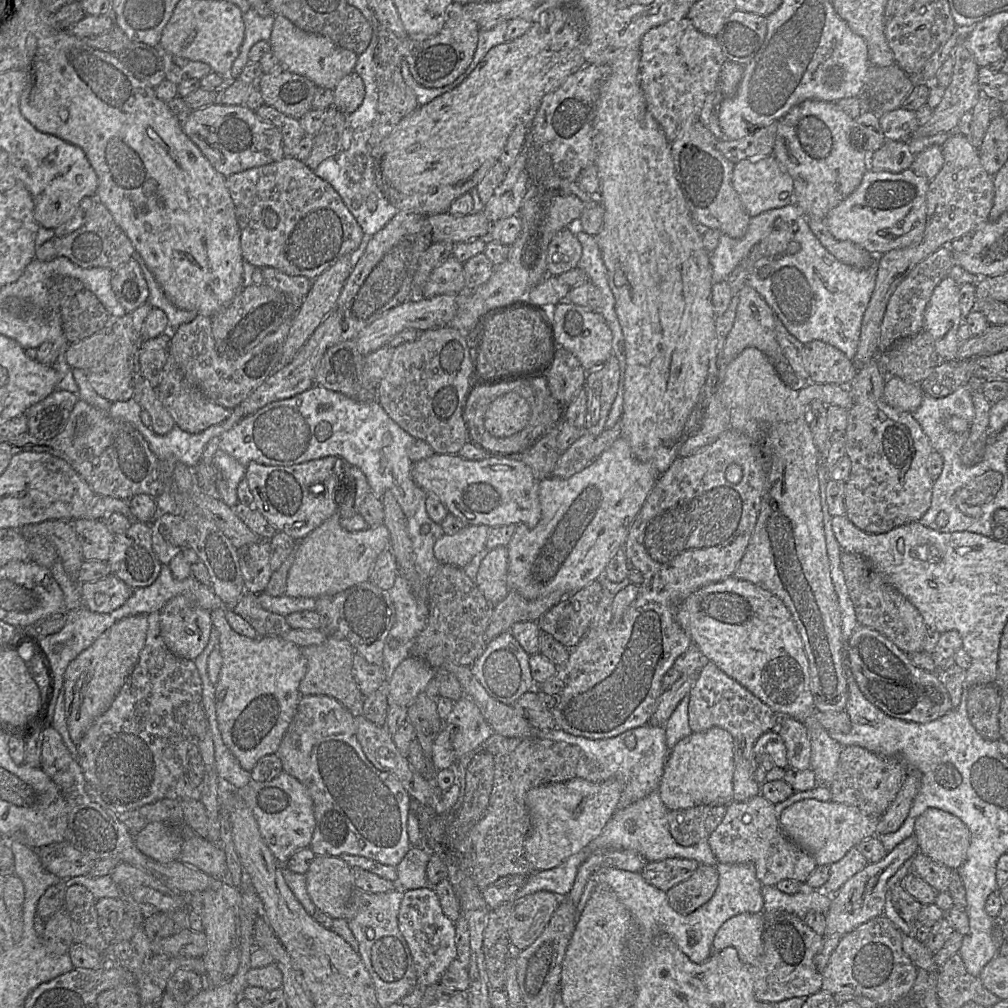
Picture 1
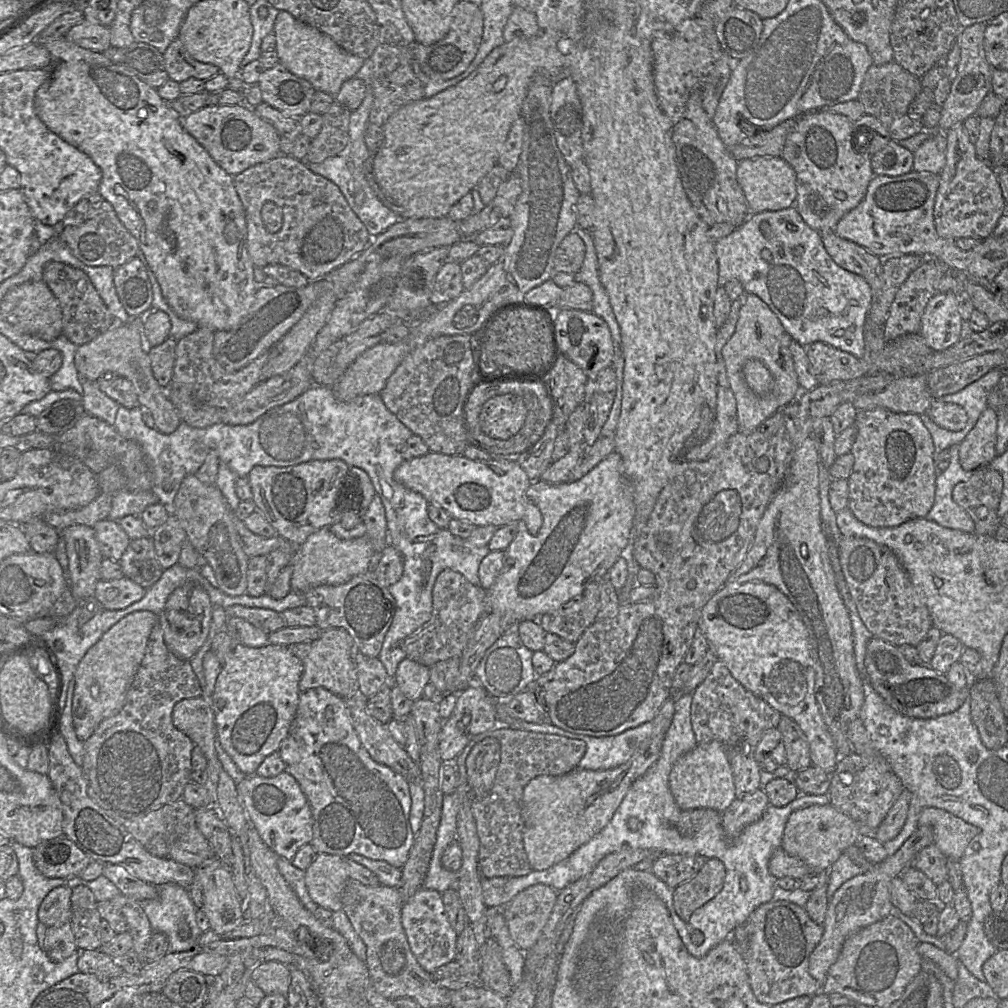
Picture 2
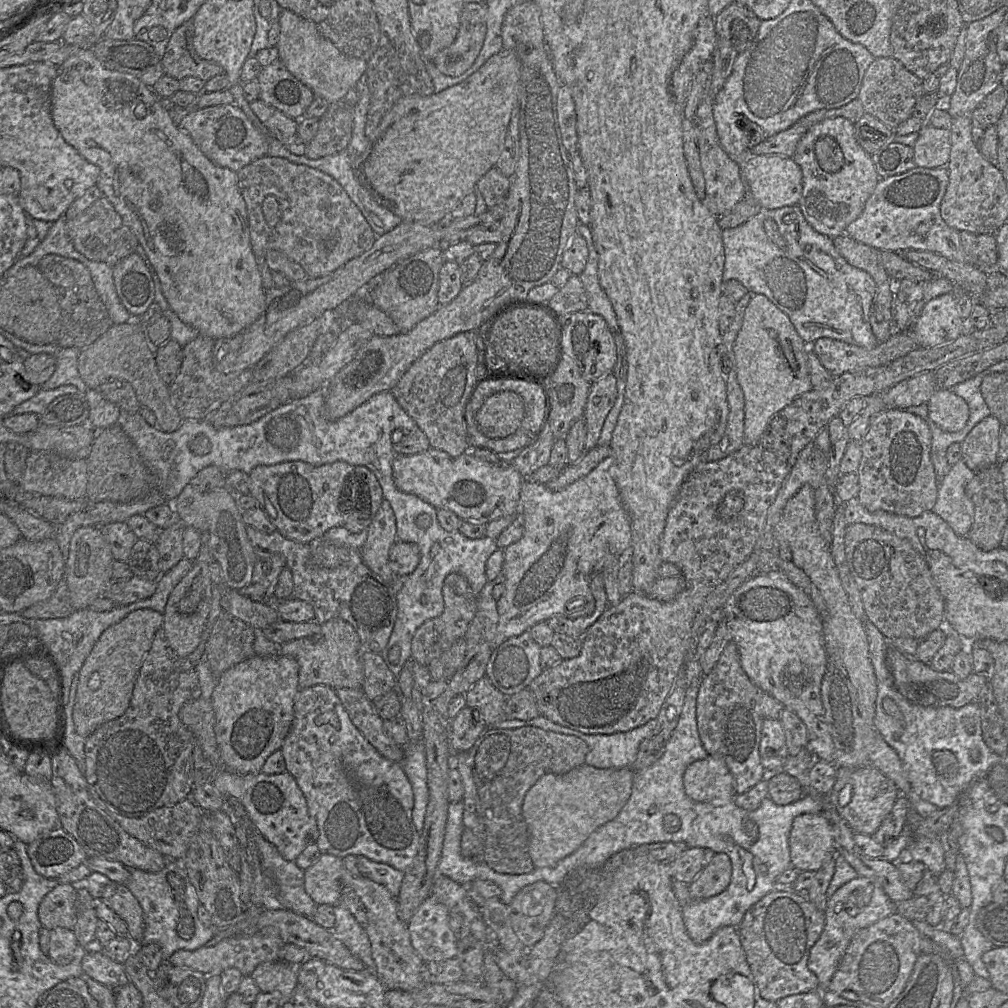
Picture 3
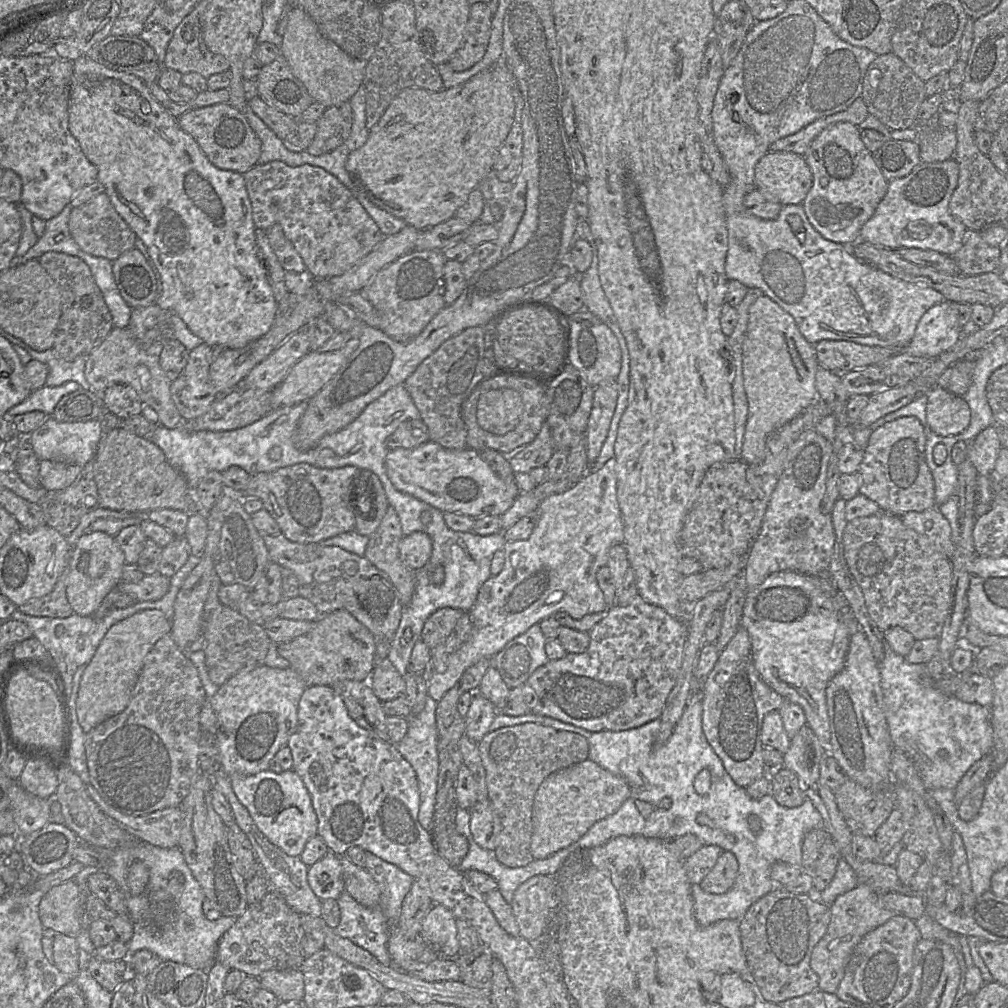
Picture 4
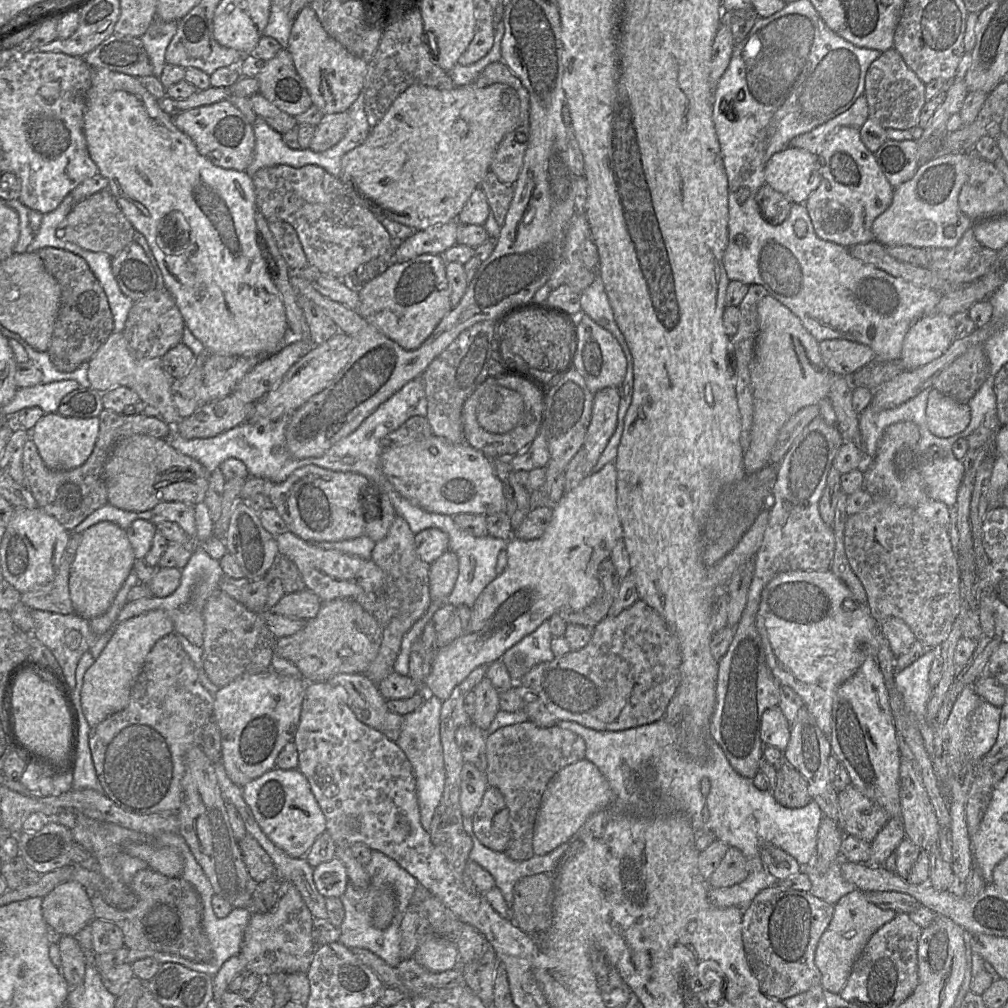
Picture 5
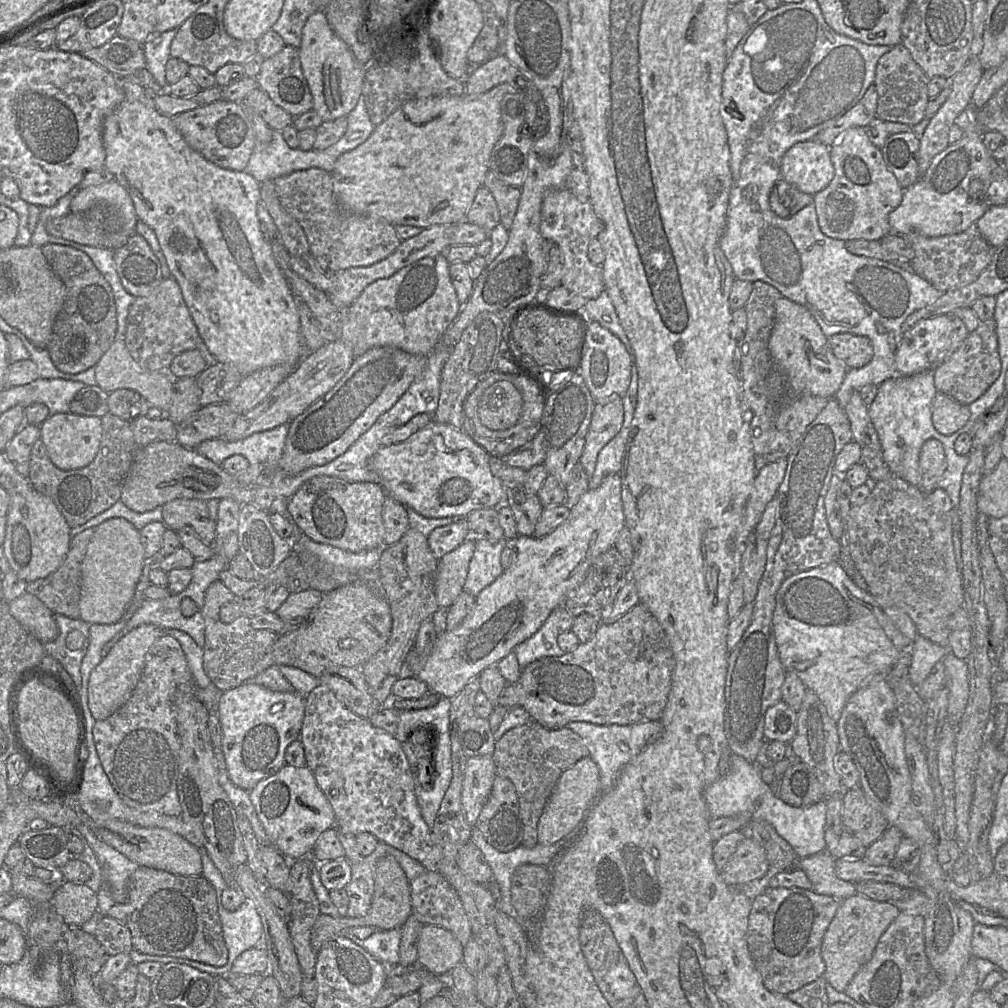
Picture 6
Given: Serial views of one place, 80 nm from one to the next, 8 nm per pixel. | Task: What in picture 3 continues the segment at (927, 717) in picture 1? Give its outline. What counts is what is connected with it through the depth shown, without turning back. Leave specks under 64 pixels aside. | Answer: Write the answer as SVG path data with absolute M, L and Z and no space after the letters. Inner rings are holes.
M891 644L886 650L886 663L898 691L910 702L925 707L960 708L970 702L977 702L986 693L990 682L990 677L974 671L965 679L950 670L935 671L929 664L907 657Z

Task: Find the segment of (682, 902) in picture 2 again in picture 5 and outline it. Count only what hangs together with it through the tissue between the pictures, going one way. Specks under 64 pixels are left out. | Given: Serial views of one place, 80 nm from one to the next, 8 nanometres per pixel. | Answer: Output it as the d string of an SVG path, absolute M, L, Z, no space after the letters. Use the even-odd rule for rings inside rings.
M729 847L716 870L707 880L709 888L725 888L743 882L749 874L742 852Z

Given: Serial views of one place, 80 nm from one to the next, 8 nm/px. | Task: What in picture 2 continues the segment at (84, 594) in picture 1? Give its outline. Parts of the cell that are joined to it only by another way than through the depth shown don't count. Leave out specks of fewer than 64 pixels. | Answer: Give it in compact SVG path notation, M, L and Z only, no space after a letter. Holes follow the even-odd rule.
M131 579L99 580L94 597L106 610L125 609L143 598L146 589Z

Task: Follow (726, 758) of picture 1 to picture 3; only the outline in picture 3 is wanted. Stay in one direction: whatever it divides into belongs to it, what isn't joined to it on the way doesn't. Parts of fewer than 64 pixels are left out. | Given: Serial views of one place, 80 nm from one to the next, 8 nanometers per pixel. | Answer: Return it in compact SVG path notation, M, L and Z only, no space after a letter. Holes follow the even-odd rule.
M708 755L691 763L683 776L685 793L695 802L723 806L735 801L735 780L720 756Z

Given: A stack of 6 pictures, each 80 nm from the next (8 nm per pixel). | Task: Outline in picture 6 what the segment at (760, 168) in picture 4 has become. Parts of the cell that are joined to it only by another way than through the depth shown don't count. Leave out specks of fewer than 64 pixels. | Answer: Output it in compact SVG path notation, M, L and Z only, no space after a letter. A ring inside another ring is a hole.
M809 140L793 145L784 154L781 179L800 191L814 195L829 185L834 177L830 147Z

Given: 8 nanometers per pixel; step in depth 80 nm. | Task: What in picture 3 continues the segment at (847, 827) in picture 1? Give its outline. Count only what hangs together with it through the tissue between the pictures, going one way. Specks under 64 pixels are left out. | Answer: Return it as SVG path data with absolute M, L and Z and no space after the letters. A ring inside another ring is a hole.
M823 813L797 816L792 823L788 843L792 867L800 872L816 873L825 861L837 854L833 826Z

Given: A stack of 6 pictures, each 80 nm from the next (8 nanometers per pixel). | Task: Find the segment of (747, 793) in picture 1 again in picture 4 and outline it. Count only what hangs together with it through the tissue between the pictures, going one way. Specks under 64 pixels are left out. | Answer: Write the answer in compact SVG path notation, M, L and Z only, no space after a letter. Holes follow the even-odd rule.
M739 627L701 684L702 729L736 785L747 788L765 775L761 731L764 717L780 709L783 697L760 677L752 657L748 632Z

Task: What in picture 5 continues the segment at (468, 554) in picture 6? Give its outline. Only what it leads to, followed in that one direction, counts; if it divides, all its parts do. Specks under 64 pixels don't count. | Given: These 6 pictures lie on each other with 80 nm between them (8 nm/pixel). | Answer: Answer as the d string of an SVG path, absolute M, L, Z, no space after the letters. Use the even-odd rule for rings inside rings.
M446 551L430 565L429 588L432 601L445 602L451 594L459 572L458 557Z

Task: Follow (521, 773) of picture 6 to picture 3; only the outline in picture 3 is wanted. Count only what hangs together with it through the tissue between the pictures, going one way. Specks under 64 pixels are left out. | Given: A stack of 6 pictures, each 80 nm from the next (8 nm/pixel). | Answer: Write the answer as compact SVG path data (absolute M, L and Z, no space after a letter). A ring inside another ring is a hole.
M533 726L486 728L467 752L477 788L477 815L483 824L483 862L502 874L526 874L534 869L529 855L528 827L522 812L525 795L541 776L564 774L582 765L587 753L586 742L574 735Z

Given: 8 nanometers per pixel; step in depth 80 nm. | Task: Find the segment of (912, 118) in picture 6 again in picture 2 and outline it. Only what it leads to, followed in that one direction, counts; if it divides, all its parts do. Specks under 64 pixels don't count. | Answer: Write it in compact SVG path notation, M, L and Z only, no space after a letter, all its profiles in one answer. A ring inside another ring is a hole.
M896 62L872 64L864 76L858 100L862 103L866 114L876 117L888 127L895 119L908 113L910 103L922 89L921 79Z

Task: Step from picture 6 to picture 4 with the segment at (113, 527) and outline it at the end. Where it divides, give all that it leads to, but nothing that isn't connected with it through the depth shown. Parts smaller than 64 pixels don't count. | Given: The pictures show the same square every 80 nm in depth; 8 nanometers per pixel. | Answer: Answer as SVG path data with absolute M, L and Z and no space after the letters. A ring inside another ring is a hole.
M102 531L87 532L70 549L67 577L67 599L74 611L81 616L92 616L105 597L122 581L125 556L114 536Z

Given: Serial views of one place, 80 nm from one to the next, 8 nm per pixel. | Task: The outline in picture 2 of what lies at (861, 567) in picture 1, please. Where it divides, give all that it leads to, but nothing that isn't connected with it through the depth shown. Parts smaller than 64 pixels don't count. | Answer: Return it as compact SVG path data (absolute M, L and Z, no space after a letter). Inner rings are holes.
M840 537L838 552L849 593L866 628L874 637L895 646L909 644L916 647L933 627L923 594L916 590L896 555L887 547L867 538Z

